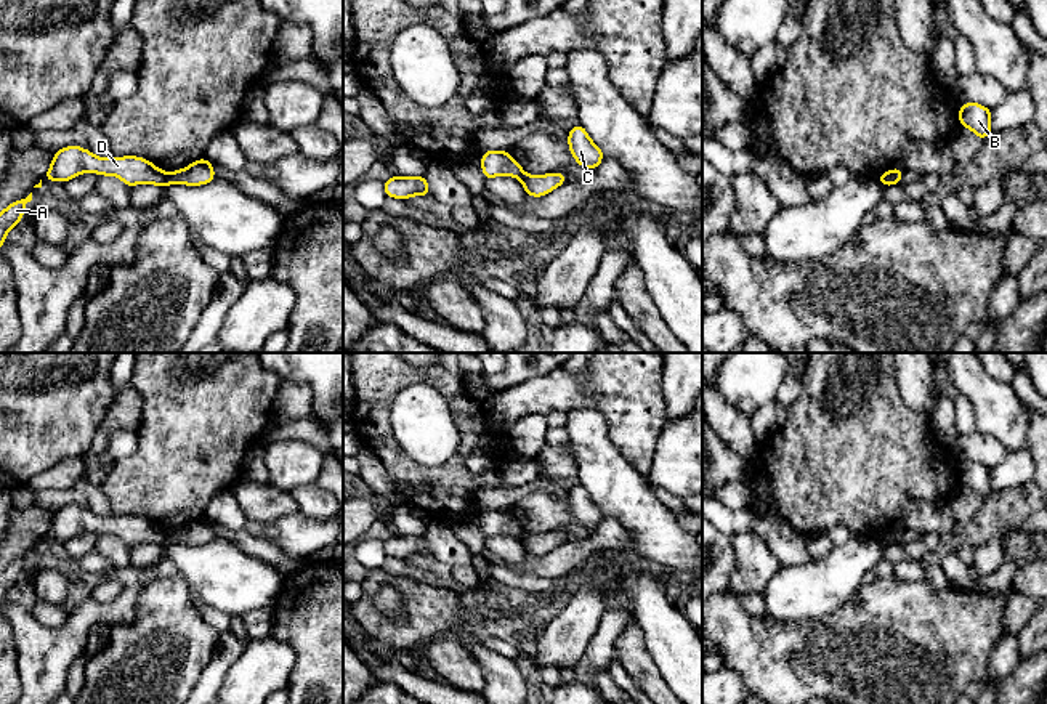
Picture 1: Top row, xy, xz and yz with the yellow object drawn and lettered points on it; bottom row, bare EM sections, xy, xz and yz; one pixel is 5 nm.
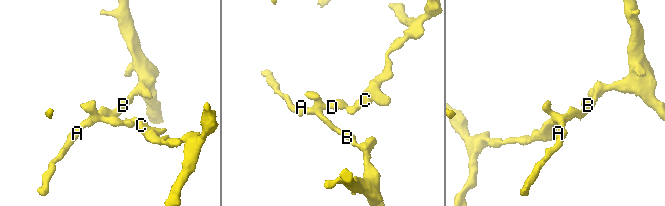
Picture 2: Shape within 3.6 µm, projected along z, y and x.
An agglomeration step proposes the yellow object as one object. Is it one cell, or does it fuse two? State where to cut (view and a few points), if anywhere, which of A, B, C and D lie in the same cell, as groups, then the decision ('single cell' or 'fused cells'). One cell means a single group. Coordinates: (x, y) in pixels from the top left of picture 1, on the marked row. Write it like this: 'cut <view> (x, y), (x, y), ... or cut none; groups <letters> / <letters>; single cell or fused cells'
cut xy (167, 173), (164, 185); groups A B D / C; fused cells

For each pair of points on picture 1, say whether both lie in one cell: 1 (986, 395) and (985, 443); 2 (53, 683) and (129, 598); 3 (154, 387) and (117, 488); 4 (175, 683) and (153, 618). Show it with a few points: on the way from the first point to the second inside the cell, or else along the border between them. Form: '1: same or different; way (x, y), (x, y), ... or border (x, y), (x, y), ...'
1: different; border (975, 430), (993, 435), (1009, 451)
2: same; way (53, 658), (95, 613), (103, 613)
3: same; way (154, 412), (154, 451), (143, 462)
4: same; way (162, 667), (162, 634)

